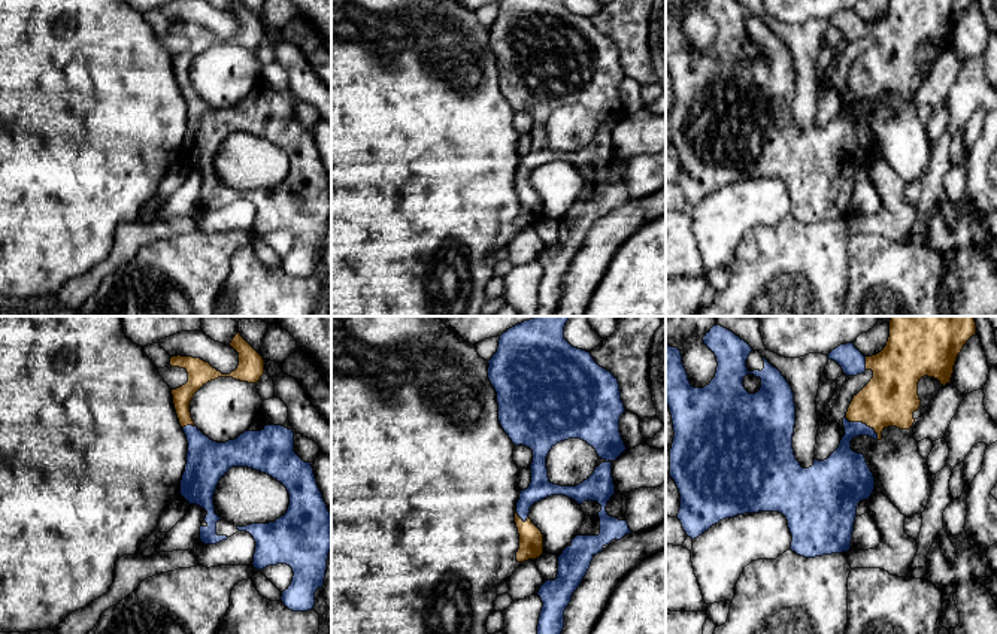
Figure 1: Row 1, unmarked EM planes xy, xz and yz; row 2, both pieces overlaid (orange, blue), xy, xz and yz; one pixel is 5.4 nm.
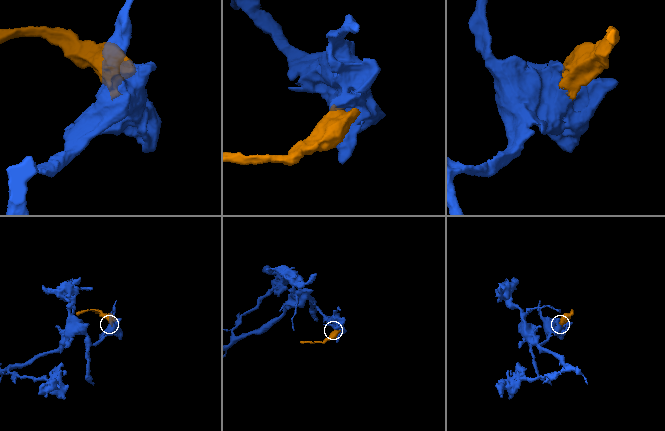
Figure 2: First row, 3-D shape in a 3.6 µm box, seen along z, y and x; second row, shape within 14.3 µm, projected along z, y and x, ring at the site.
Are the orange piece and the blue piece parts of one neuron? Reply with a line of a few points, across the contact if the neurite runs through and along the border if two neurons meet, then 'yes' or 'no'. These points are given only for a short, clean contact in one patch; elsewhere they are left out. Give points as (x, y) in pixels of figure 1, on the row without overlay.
yes

